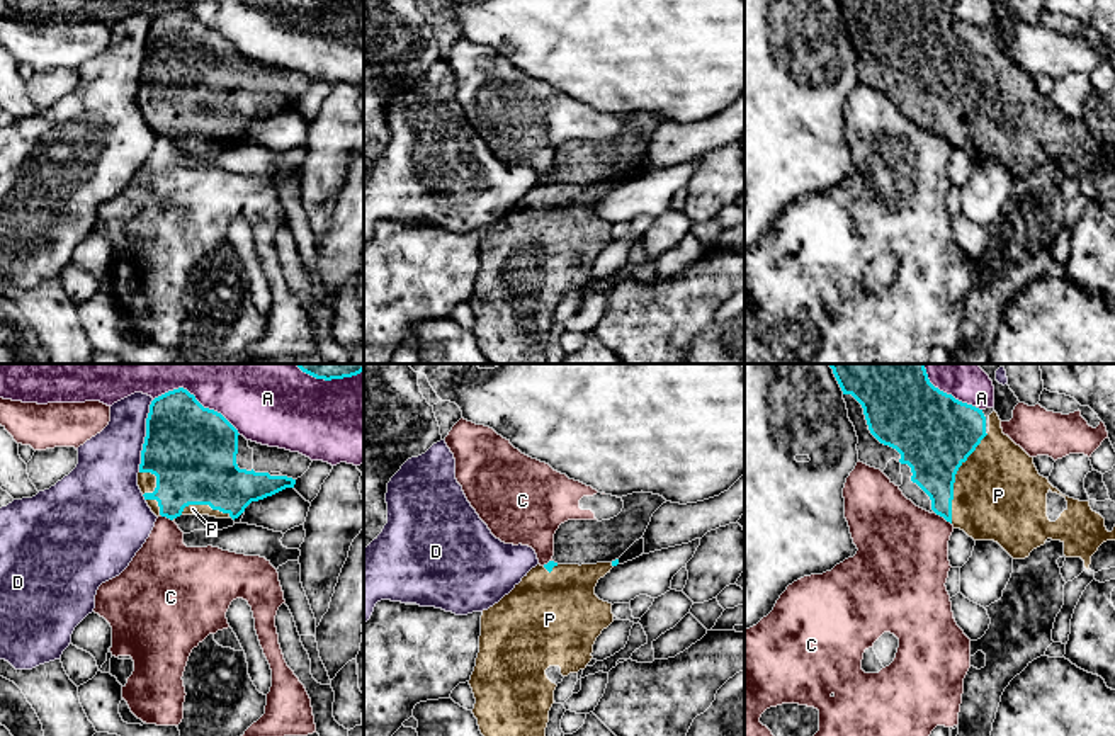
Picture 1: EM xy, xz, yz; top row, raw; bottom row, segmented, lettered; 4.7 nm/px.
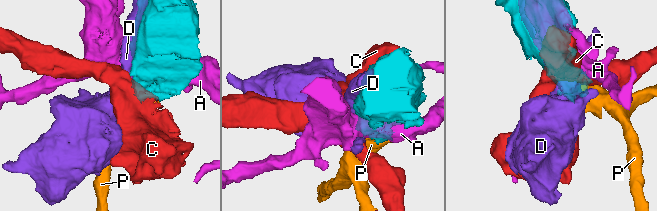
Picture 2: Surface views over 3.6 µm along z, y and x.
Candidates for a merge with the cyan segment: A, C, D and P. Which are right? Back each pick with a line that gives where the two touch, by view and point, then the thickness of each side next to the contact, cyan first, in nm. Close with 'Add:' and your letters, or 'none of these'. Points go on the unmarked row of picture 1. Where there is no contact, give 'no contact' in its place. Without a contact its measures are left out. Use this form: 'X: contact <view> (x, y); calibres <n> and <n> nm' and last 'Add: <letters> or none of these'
P: contact yz (954, 97); calibres 380 and 440 nm
Add: P

